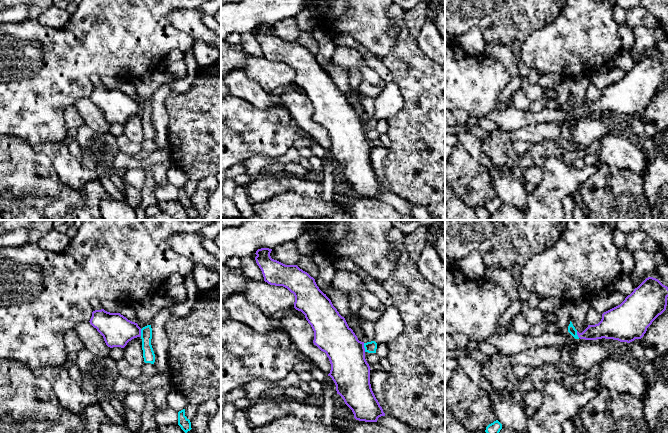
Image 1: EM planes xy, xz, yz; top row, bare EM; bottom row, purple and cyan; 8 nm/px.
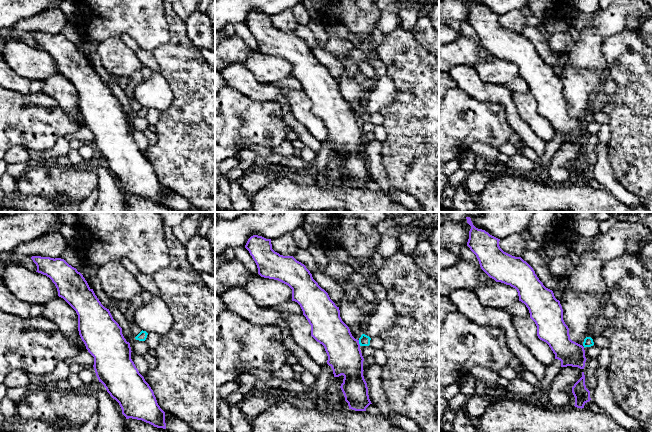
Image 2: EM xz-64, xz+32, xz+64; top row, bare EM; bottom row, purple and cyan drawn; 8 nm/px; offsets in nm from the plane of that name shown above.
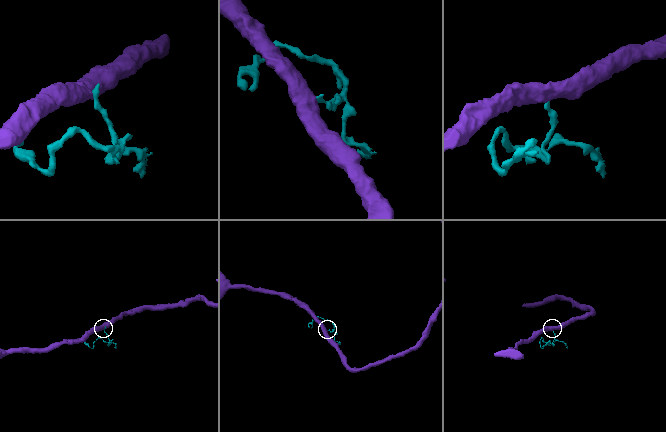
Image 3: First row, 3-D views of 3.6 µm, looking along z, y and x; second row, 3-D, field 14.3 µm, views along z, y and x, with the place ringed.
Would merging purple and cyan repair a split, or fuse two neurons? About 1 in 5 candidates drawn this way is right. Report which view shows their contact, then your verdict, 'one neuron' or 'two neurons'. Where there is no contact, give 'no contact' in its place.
xz | two neurons

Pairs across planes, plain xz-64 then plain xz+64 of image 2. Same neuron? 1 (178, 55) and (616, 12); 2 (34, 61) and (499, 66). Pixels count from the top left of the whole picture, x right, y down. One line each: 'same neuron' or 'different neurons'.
1: different neurons
2: same neuron

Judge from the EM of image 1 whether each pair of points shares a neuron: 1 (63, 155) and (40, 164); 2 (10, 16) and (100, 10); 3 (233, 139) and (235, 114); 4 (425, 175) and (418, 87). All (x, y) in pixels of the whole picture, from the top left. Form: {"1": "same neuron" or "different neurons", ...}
{"1": "different neurons", "2": "different neurons", "3": "same neuron", "4": "same neuron"}

